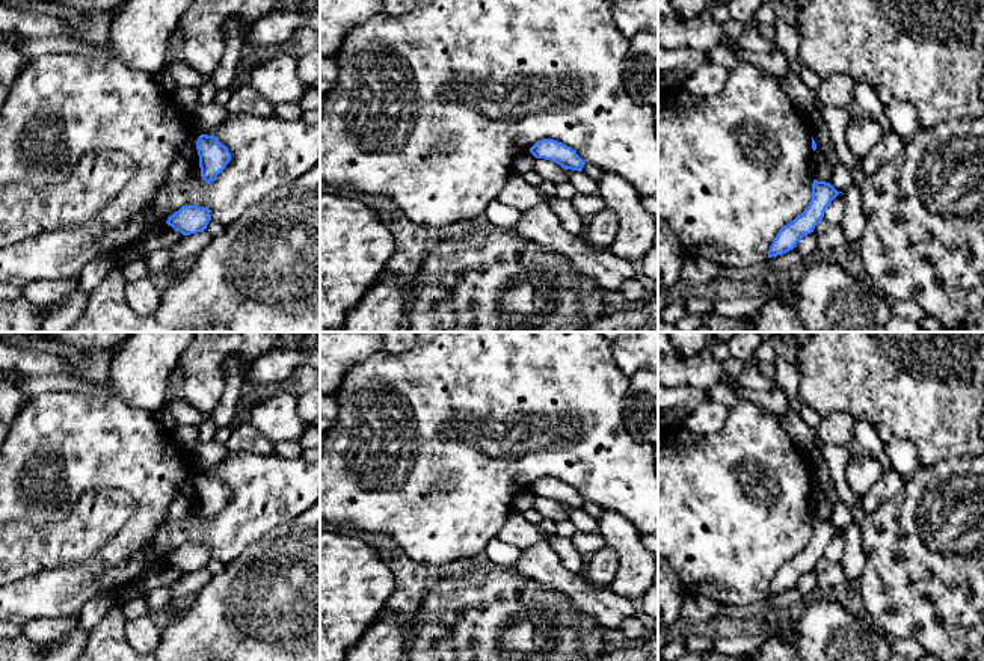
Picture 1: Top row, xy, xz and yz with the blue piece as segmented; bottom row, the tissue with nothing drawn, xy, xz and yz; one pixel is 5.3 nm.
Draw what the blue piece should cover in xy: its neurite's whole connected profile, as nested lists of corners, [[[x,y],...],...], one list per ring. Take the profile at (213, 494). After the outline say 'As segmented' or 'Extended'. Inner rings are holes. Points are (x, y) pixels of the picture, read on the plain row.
[[[201,472],[196,478],[201,515],[211,522],[231,498],[231,490],[214,474]]]. As segmented

